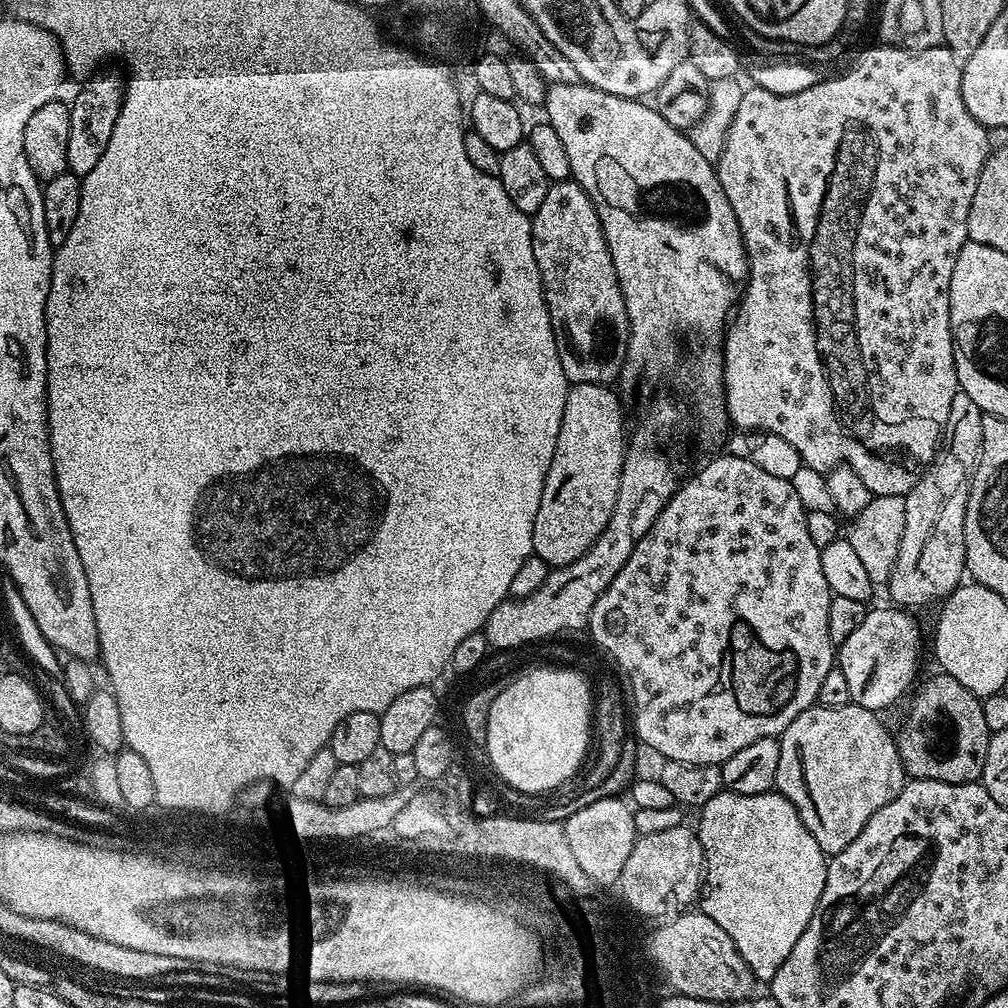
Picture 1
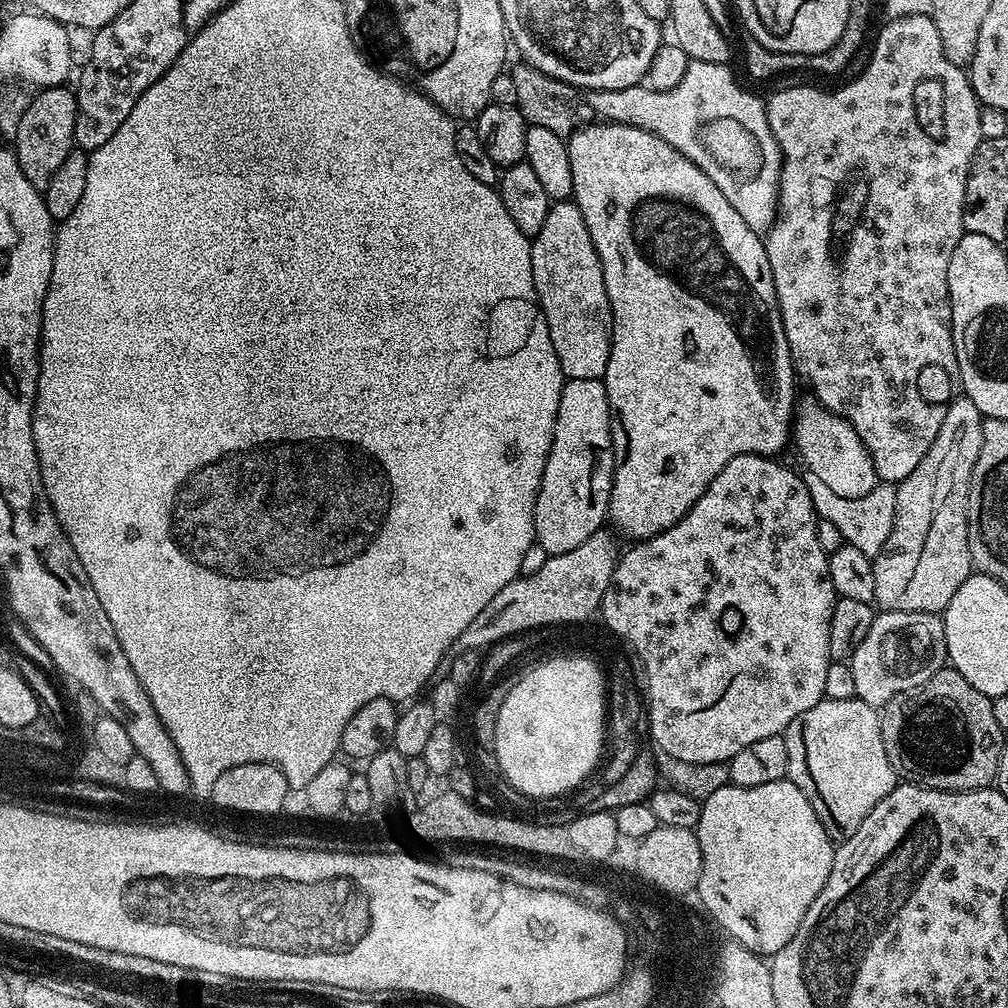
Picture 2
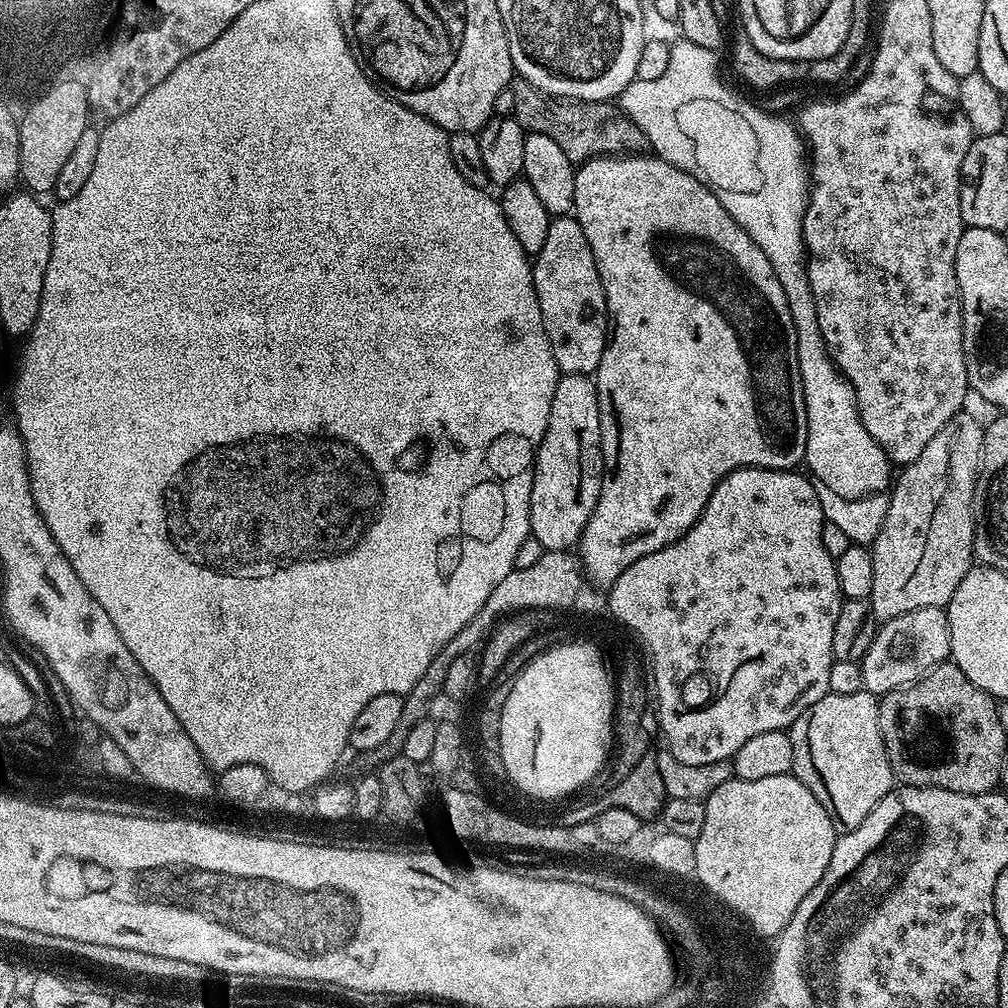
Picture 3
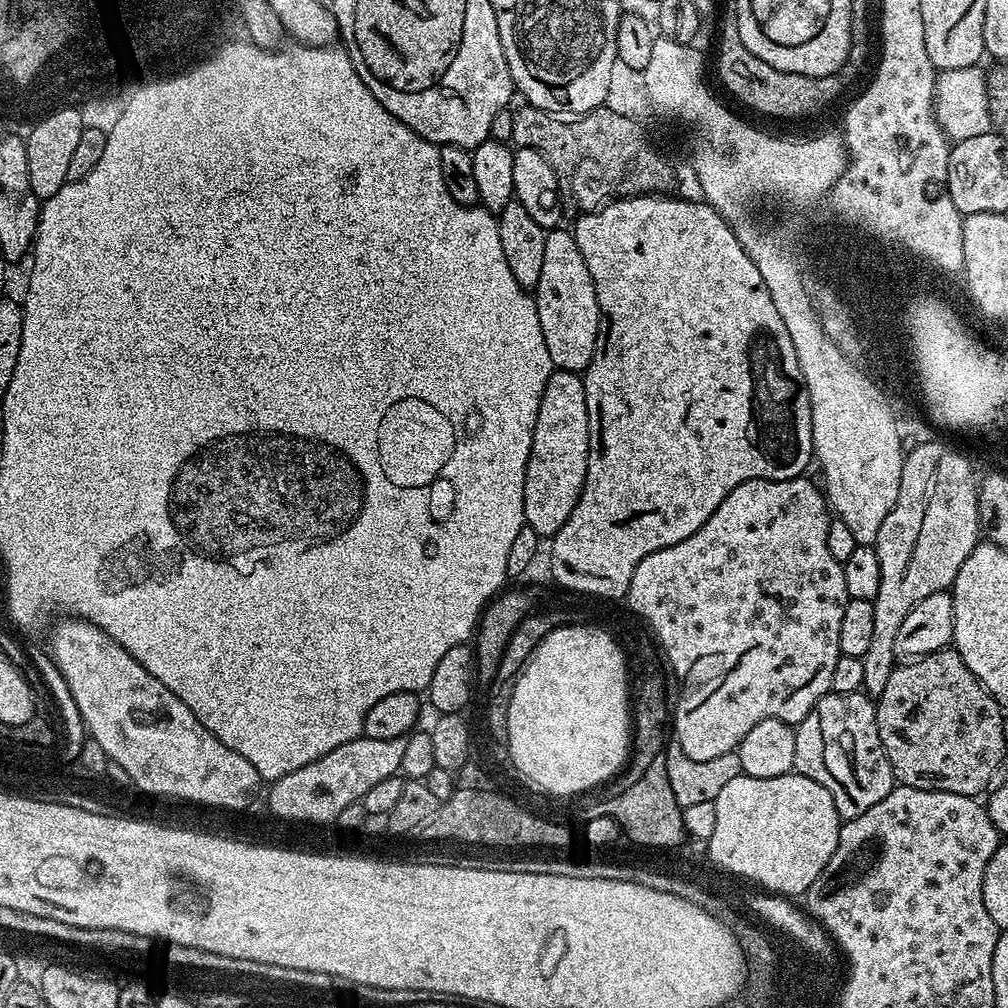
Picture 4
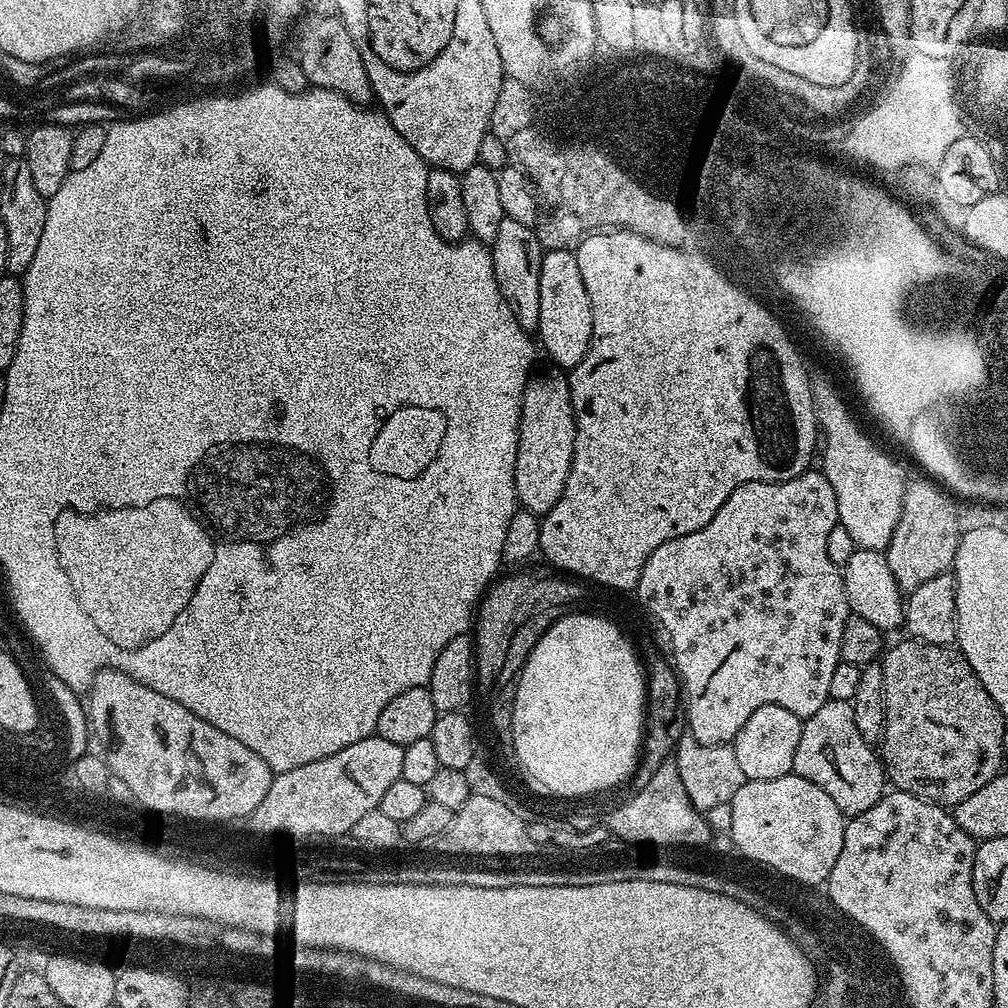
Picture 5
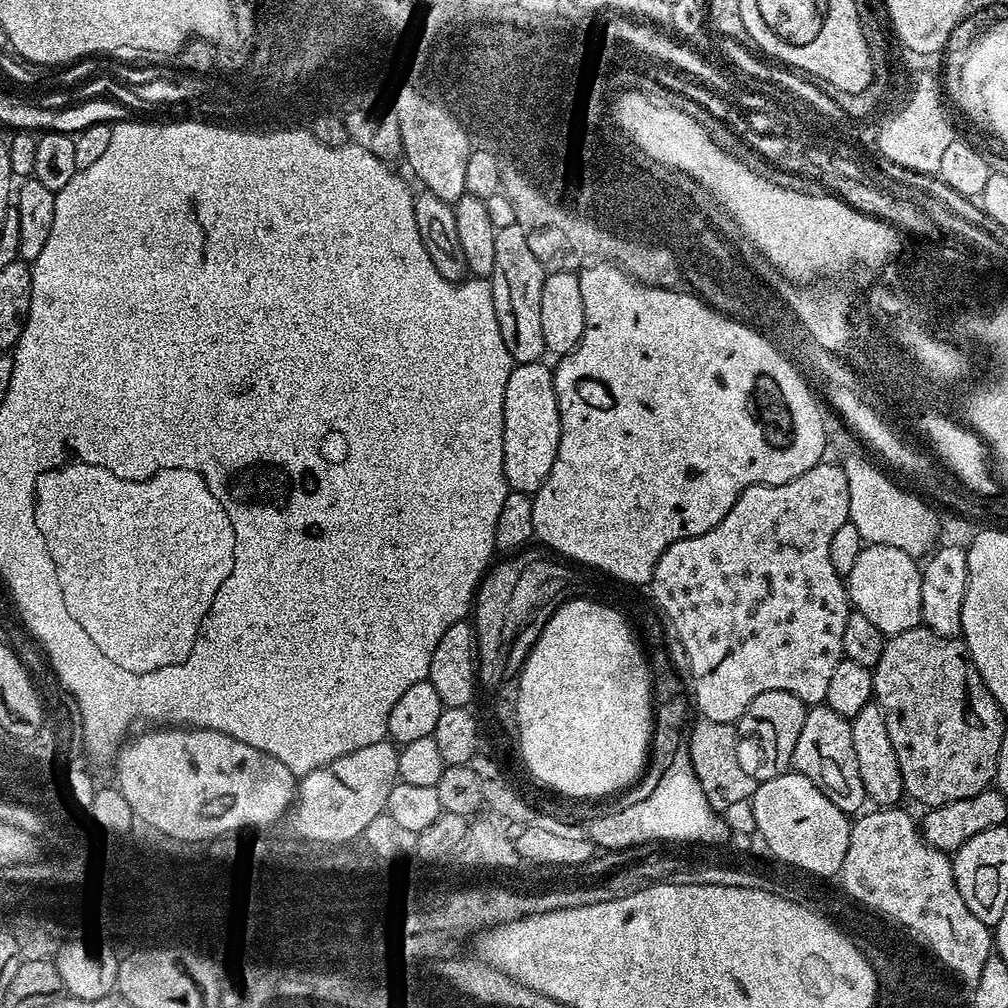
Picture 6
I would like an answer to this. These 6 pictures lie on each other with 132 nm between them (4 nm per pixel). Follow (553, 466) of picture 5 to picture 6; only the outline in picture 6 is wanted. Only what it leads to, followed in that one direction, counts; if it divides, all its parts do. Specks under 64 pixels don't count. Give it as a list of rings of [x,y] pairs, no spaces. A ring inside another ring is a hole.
[[[535,360],[516,364],[506,381],[504,421],[502,422],[502,462],[509,489],[513,492],[535,494],[546,482],[550,466],[558,454],[560,415],[554,390],[553,369]]]

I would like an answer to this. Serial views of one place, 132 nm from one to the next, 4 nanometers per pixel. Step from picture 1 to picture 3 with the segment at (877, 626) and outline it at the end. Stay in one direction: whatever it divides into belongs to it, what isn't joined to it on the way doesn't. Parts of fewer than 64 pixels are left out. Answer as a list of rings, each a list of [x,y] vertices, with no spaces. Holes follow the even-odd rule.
[[[923,608],[910,610],[910,614],[902,614],[893,620],[885,620],[876,629],[876,637],[866,650],[860,664],[863,691],[879,698],[915,680],[920,680],[933,668],[937,668],[951,657],[950,622],[948,614],[942,608]]]

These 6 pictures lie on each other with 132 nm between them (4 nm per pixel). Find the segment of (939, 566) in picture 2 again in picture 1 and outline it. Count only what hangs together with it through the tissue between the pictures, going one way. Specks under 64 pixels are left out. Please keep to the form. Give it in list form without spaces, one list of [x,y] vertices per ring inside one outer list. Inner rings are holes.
[[[961,391],[954,394],[954,402],[950,402],[948,421],[944,423],[944,435],[940,447],[936,449],[936,457],[921,474],[914,490],[910,490],[904,497],[905,530],[902,532],[897,560],[886,583],[893,605],[916,610],[912,608],[932,604],[935,600],[943,601],[965,579],[964,519],[972,474],[976,471],[976,459],[980,457],[984,415],[974,398]]]

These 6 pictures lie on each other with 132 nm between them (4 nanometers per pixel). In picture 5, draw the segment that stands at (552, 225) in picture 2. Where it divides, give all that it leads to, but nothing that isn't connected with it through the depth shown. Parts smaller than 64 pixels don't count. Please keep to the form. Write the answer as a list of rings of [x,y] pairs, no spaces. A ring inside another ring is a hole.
[[[547,250],[542,258],[538,278],[538,340],[548,351],[555,367],[570,370],[582,362],[592,341],[592,307],[590,294],[586,294],[586,282],[582,282],[582,270],[578,270],[578,258],[572,250]]]

